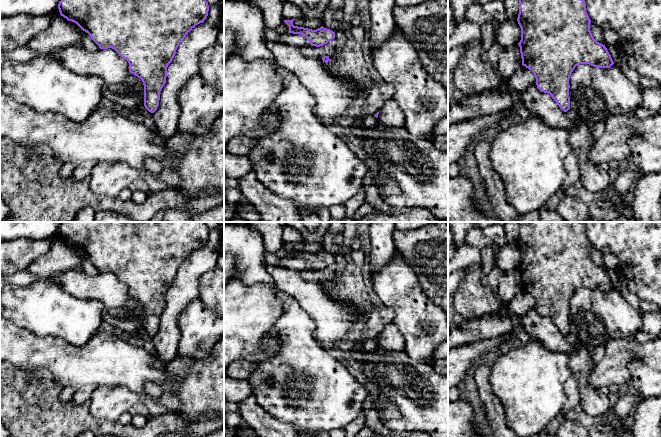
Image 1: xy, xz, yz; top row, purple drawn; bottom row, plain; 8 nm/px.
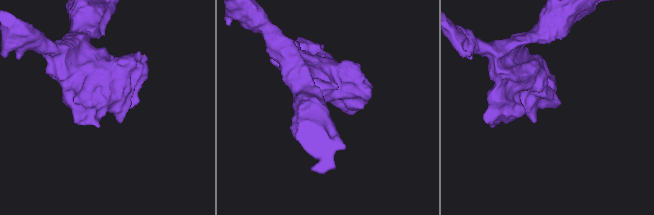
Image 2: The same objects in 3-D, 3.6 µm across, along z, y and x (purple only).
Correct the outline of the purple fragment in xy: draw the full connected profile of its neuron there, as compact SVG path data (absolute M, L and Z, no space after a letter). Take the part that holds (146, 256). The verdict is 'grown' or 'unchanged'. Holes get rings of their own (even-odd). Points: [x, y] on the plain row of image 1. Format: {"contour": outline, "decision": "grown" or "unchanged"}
{"contour": "M63 222L58 233L60 239L76 247L87 256L100 273L114 273L129 287L129 296L140 302L144 309L144 330L154 337L160 316L166 307L167 291L172 286L180 266L208 240L206 222Z", "decision": "unchanged"}

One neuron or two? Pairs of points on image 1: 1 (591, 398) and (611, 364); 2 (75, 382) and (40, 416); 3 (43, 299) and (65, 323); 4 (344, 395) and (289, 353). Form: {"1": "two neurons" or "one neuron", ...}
{"1": "two neurons", "2": "two neurons", "3": "one neuron", "4": "one neuron"}

